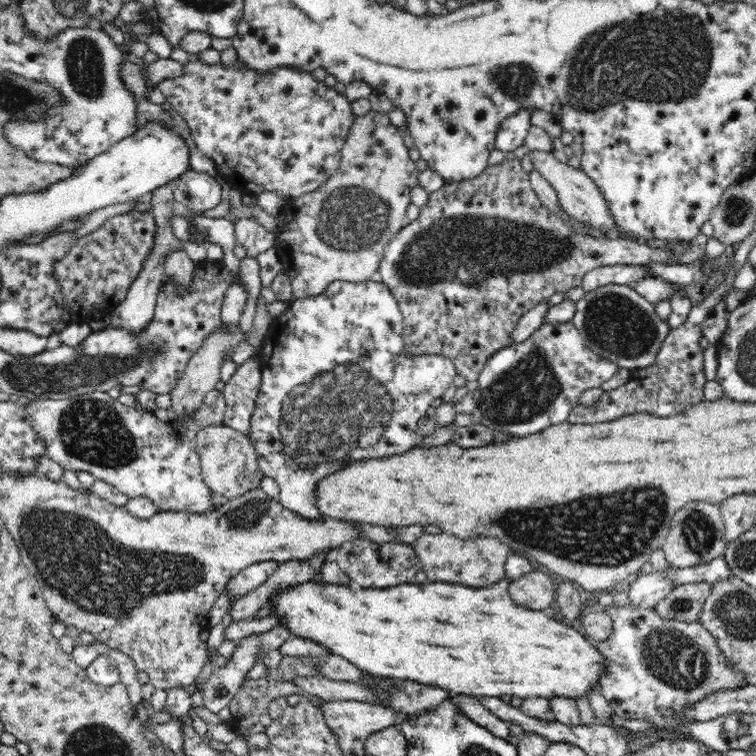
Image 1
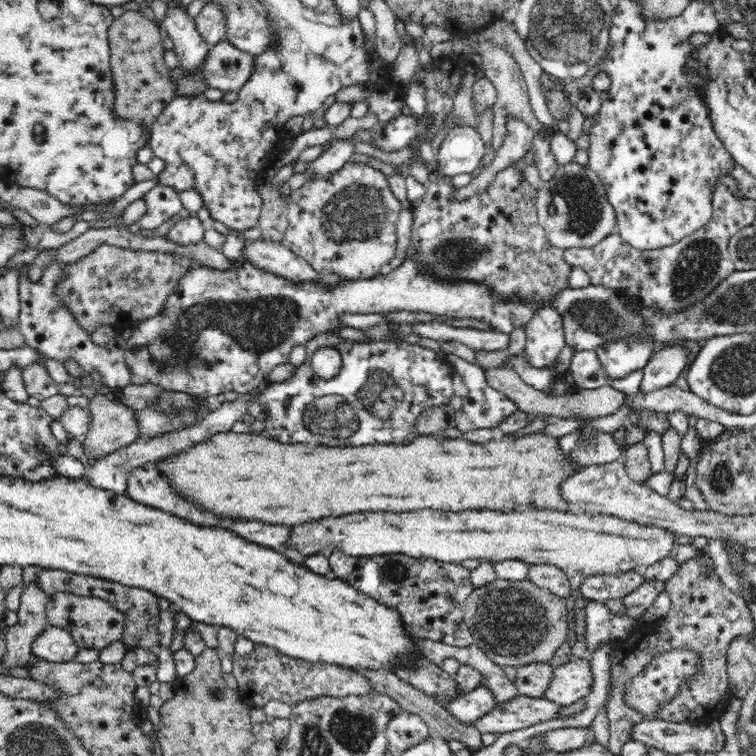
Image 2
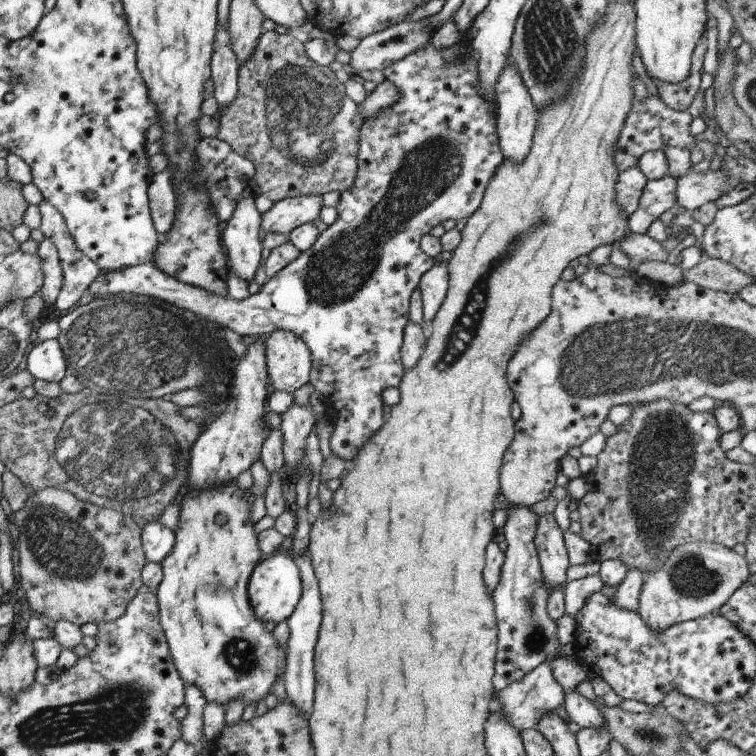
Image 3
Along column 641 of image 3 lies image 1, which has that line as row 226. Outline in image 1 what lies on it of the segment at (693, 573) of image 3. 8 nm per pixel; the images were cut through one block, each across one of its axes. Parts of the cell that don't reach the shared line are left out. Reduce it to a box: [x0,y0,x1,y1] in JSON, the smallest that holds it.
[528,151,625,238]

